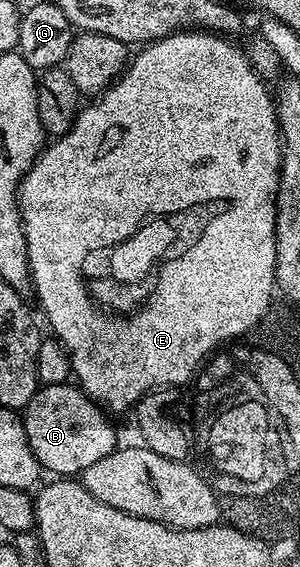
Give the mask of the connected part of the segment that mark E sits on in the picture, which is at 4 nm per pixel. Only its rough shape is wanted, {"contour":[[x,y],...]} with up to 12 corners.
{"contour":[[181,29],[20,183],[30,287],[113,412],[257,328],[282,140]]}

